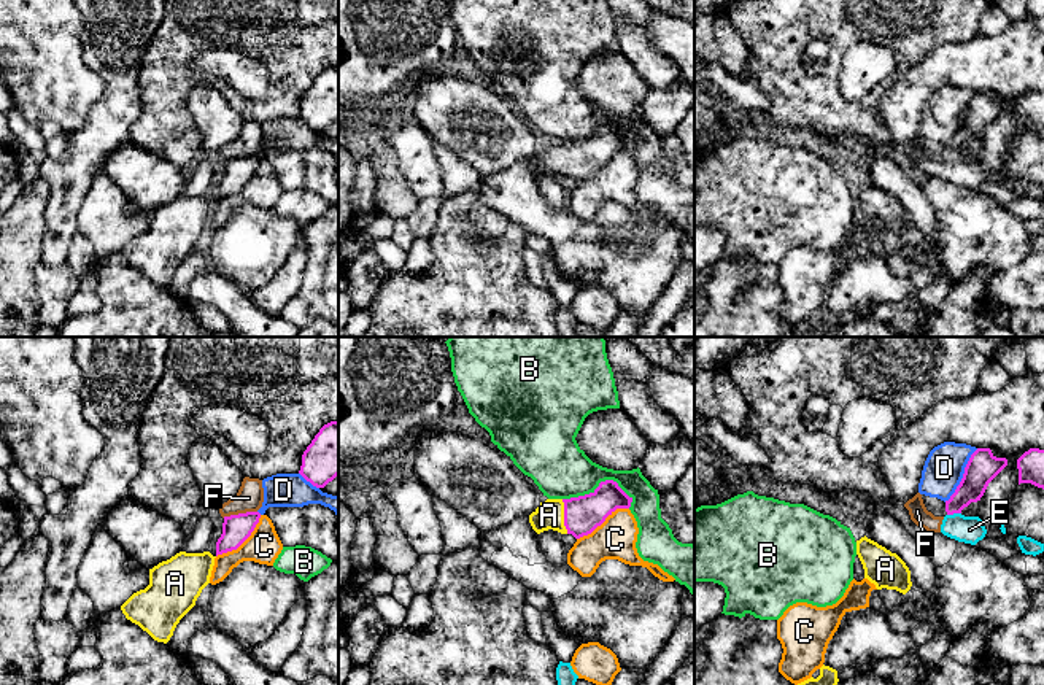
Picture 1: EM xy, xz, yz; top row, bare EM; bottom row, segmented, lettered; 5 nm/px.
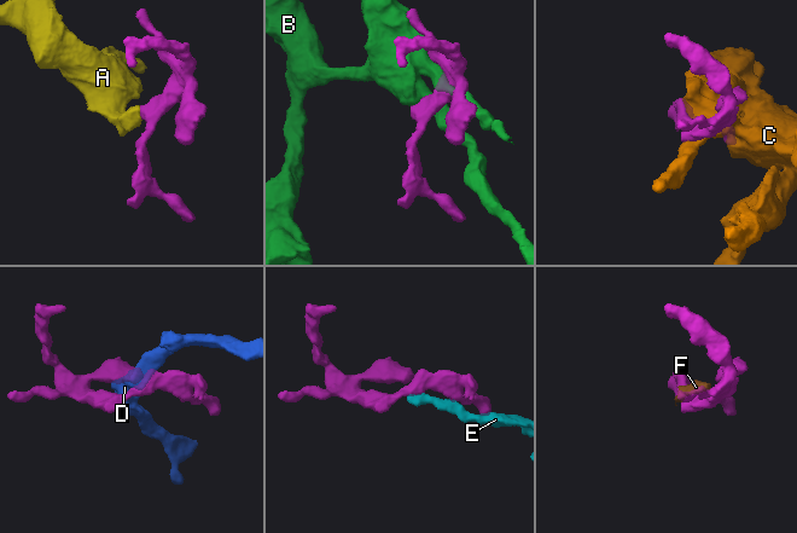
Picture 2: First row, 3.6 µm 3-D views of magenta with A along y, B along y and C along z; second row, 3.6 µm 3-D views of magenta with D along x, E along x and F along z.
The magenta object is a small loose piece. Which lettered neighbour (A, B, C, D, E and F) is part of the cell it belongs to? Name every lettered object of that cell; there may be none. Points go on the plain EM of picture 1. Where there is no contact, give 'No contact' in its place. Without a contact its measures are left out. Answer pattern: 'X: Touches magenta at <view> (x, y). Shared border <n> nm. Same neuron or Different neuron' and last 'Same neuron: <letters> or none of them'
A: Touches magenta at xz (564, 161). Shared border 180 nm. Same neuron
B: Touches magenta at xz (599, 129). Shared border 360 nm. Different neuron
C: Touches magenta at xz (603, 166). Shared border 300 nm. Different neuron
D: Touches magenta at yz (963, 119). Shared border 320 nm. Different neuron
E: Touches magenta at yz (954, 156). Shared border 70 nm. Different neuron
F: Touches magenta at xy (239, 158). Shared border 180 nm. Different neuron
Same neuron: A

